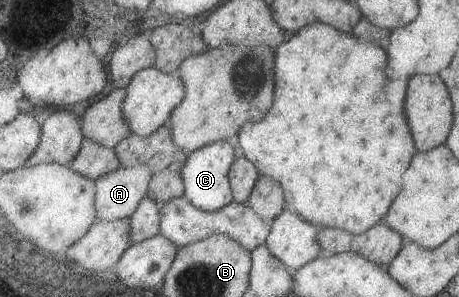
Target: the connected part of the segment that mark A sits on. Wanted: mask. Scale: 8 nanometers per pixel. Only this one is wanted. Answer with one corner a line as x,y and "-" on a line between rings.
138,165
134,168
120,167
116,172
105,174
96,180
97,184
97,220
114,222
122,219
129,219
137,210
138,206
147,196
152,182
152,169
146,165

